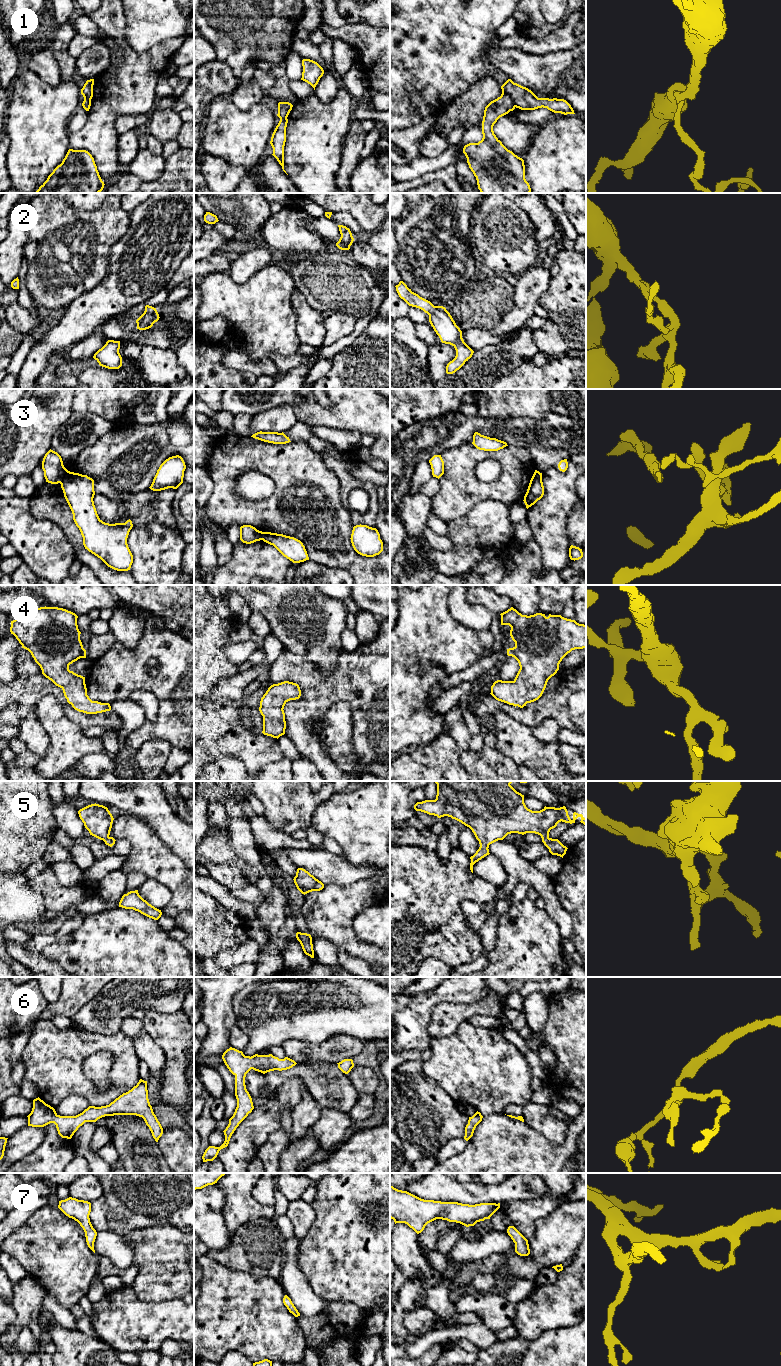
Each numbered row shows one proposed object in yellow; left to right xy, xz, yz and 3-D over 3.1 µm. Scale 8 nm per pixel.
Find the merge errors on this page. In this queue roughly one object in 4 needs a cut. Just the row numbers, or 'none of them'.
1, 3

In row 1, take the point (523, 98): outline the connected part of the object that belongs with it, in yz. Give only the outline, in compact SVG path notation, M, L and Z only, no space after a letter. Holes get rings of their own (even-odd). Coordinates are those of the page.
M508 79L502 86L502 93L507 94L516 108L521 110L535 110L538 108L547 108L554 113L564 115L575 114L571 105L564 99L538 98L531 90L514 83Z

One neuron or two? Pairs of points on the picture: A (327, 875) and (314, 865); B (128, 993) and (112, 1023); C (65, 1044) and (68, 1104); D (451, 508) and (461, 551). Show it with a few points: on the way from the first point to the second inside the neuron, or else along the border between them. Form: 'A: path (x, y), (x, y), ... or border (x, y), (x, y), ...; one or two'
A: path (324, 872), (317, 865); one
B: path (121, 1000), (112, 1009), (112, 1016); one
C: border (90, 1104), (79, 1095), (68, 1095), (54, 1108); two
D: border (474, 507), (464, 515), (447, 523); two

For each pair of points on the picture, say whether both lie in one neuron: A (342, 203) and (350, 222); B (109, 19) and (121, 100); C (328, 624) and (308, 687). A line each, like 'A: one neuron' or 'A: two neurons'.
A: two neurons
B: one neuron
C: two neurons

